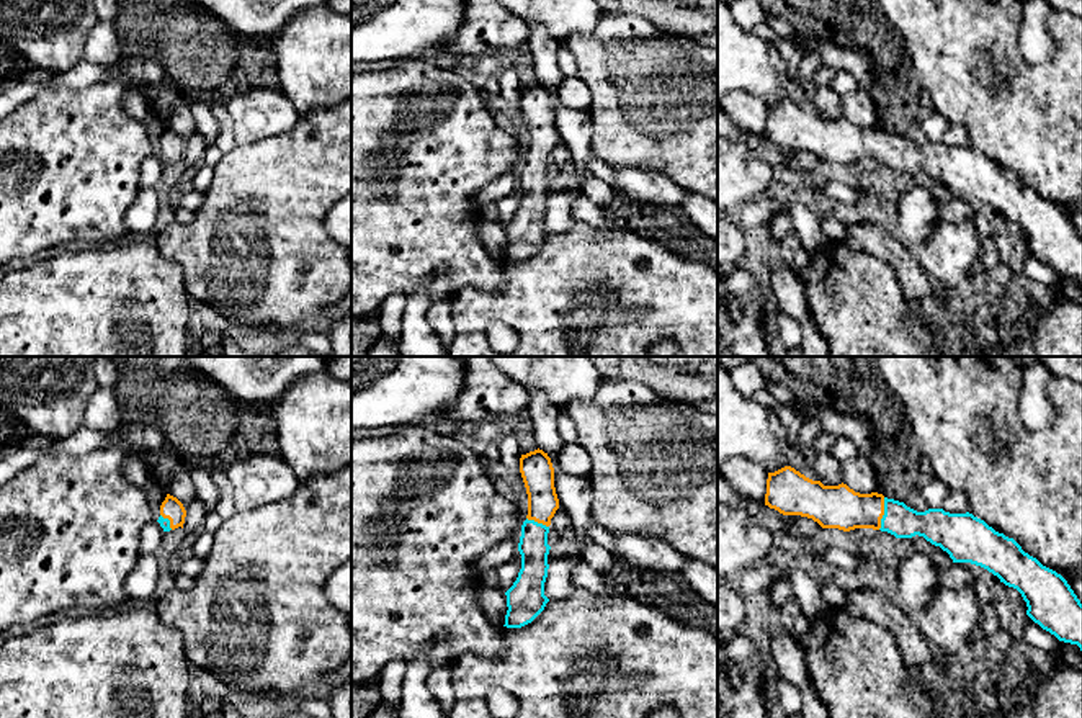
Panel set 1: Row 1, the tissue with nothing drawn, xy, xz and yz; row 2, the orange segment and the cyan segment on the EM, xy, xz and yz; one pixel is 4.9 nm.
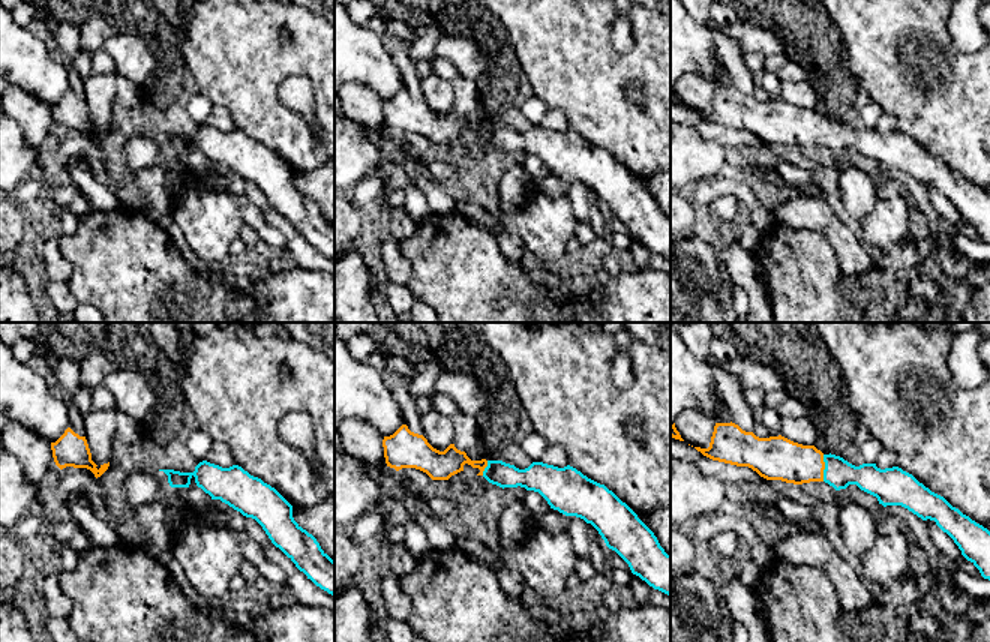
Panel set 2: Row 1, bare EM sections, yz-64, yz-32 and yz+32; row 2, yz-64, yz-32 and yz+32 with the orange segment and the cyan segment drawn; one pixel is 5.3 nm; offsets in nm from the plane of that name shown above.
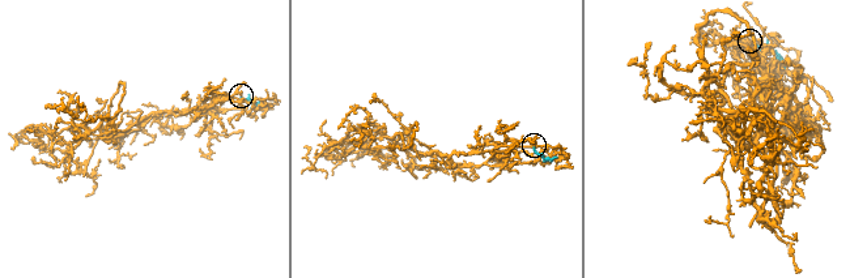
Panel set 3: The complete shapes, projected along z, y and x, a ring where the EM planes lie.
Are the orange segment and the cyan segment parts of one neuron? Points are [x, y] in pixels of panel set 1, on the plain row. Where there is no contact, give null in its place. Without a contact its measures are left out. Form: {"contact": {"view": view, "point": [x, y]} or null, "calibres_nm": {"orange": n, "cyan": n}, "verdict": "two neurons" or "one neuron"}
{"contact": {"view": "yz", "point": [883, 148]}, "calibres_nm": {"orange": 220, "cyan": 160}, "verdict": "one neuron"}

